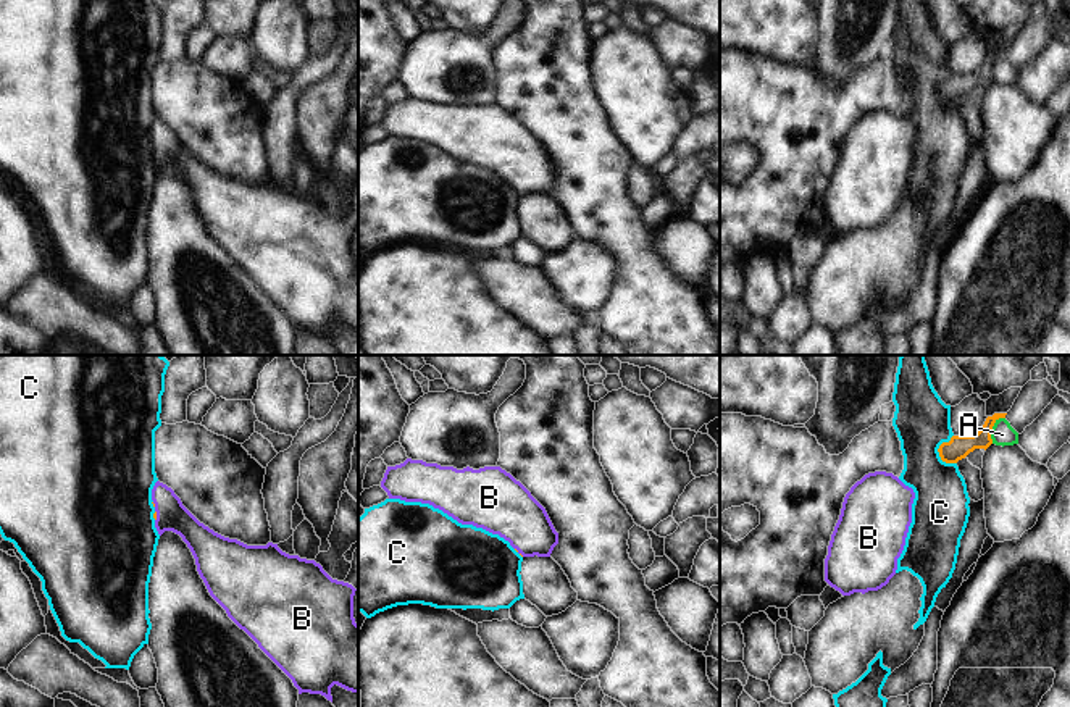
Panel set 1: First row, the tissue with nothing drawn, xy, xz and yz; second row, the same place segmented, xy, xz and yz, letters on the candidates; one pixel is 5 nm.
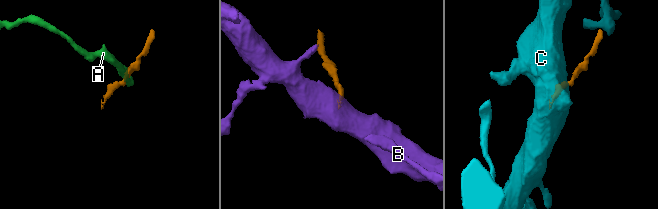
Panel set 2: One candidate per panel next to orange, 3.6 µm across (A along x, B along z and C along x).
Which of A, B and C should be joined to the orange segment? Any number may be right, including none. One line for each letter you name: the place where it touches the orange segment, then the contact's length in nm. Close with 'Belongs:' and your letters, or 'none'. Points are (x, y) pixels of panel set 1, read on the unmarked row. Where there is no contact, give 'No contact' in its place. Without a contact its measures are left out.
B: Touches orange at xy (155, 154). Shared border 60 nm
Belongs: B.

